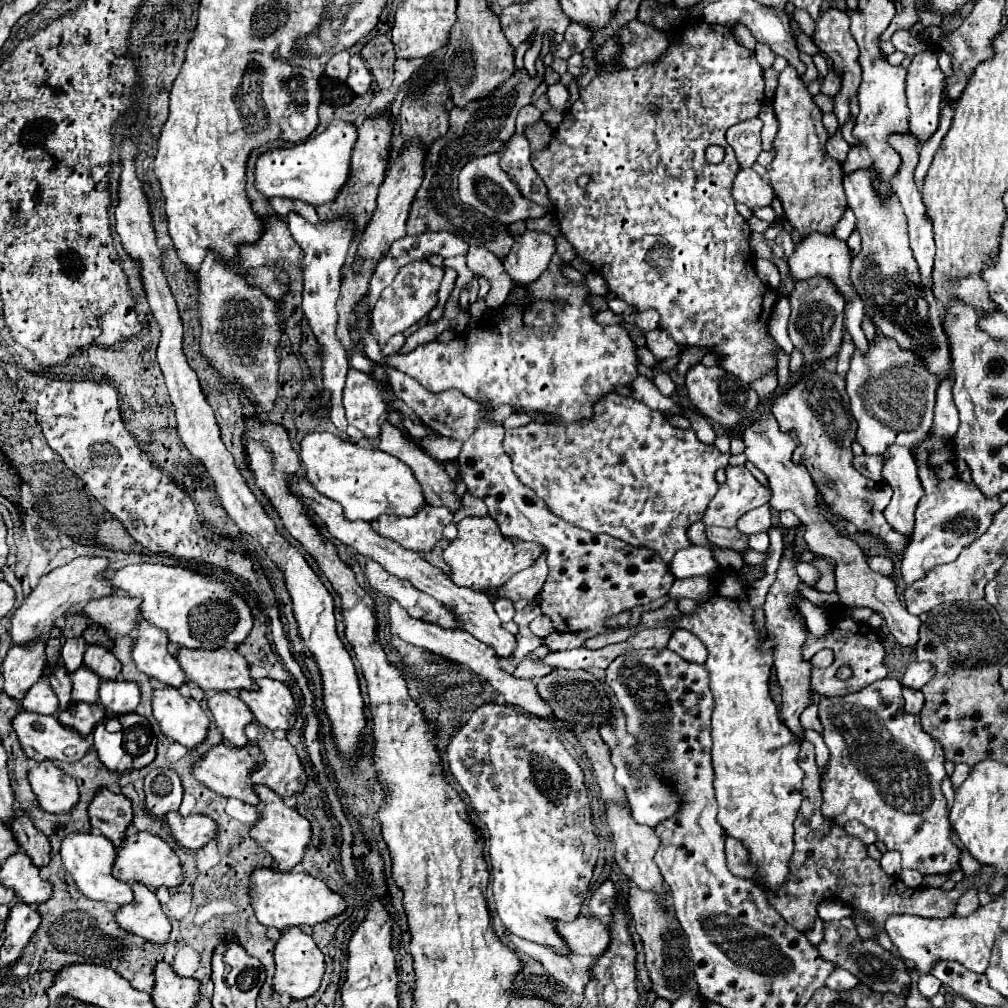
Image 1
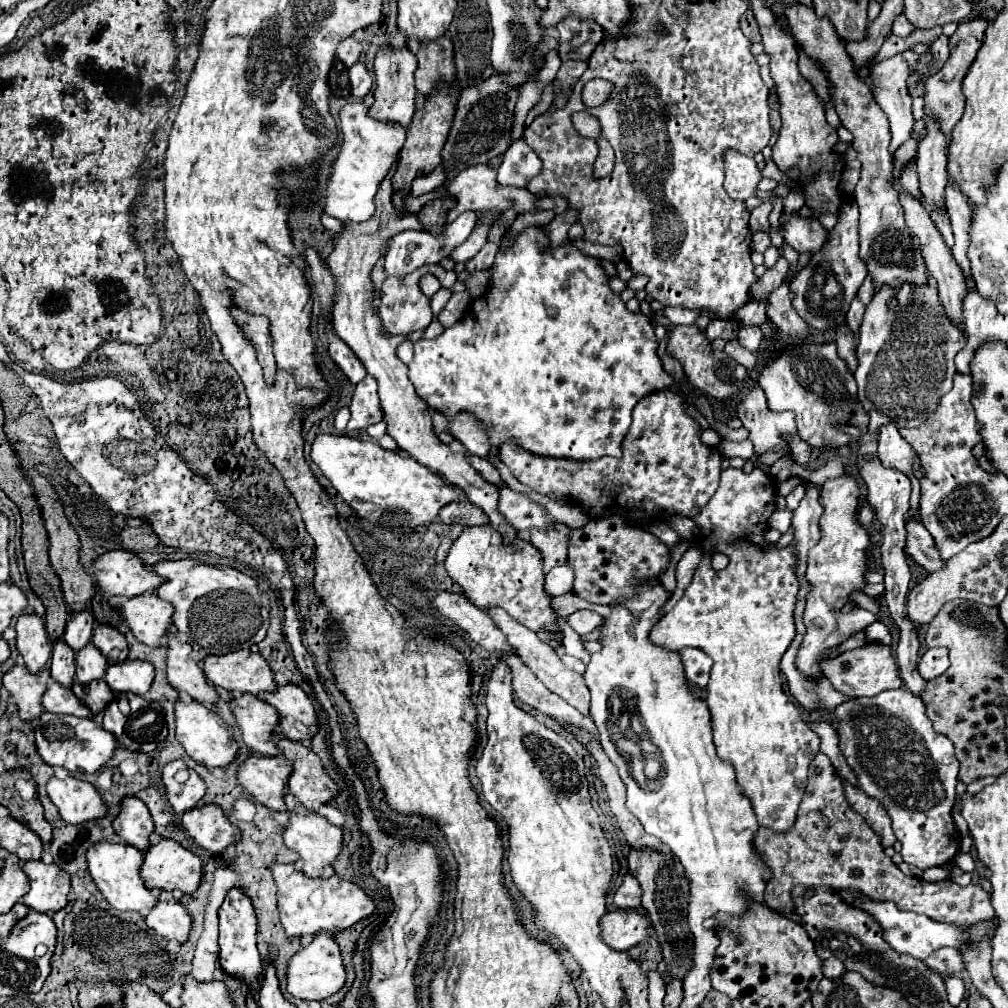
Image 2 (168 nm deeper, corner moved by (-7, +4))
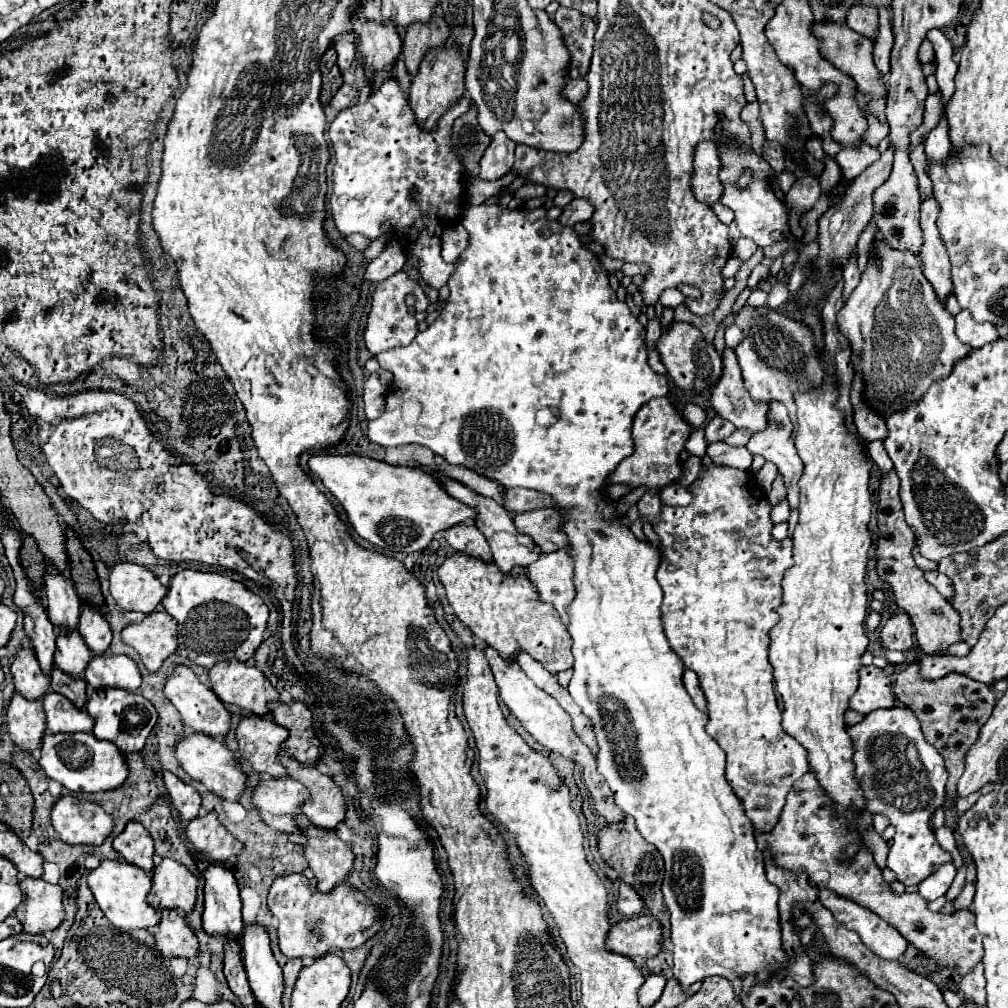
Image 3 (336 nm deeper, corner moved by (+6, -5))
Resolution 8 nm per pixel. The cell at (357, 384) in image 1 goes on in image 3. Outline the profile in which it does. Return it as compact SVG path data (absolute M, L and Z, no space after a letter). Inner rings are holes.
M365 374L363 382L363 404L365 404L365 418L373 420L383 412L385 406L385 392L387 388L381 386L379 374Z

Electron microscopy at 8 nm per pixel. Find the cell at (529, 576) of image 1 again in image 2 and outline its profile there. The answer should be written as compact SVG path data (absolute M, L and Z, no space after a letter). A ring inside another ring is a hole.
M554 523L550 531L532 529L532 545L536 545L536 549L542 553L544 573L568 559L568 537L570 527L564 523Z

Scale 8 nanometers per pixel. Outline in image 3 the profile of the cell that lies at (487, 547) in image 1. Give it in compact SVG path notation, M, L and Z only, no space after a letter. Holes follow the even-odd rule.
M453 550L437 568L437 574L457 618L503 658L513 658L513 654L525 650L551 674L573 666L571 636L561 622L561 616L551 604L539 600L535 588L529 588L521 566L515 566L511 572L501 572L495 562L485 562Z

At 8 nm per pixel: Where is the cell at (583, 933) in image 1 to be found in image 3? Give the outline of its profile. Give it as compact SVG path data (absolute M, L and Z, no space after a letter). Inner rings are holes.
M639 914L611 926L611 930L607 932L607 950L627 958L651 958L661 950L661 940L661 924L647 914Z

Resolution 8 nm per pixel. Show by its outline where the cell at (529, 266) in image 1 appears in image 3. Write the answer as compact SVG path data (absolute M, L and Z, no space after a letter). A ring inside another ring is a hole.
M575 198L573 202L569 202L563 208L563 212L557 218L557 222L563 224L563 226L573 226L577 222L587 222L591 218L591 214L593 214L593 208L589 206L589 202L581 200L581 198Z

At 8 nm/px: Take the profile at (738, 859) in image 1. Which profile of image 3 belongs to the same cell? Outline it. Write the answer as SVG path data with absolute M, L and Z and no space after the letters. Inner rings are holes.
M815 772L803 774L791 792L787 794L787 804L781 812L777 826L769 834L757 834L757 848L769 852L775 866L785 868L795 874L807 874L809 884L815 888L827 888L835 894L855 900L865 908L873 910L885 922L895 926L917 950L933 958L939 966L955 970L959 976L969 974L983 956L981 934L975 926L975 914L971 910L955 912L931 912L929 902L919 892L897 894L885 884L879 866L873 860L871 850L865 844L859 846L857 854L851 860L845 860L843 854L849 844L859 844L859 834L849 830L847 818L839 816L833 800L821 788Z

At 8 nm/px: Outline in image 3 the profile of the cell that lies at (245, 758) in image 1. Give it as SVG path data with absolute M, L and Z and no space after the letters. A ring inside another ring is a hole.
M289 776L261 778L253 790L253 806L261 820L281 832L299 832L293 814L305 798L307 788Z

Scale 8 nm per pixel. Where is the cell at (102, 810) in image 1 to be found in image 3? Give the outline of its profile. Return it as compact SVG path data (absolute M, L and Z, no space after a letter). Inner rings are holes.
M135 820L127 822L123 832L115 836L113 848L127 858L129 864L135 864L147 872L153 870L153 840L151 834Z

